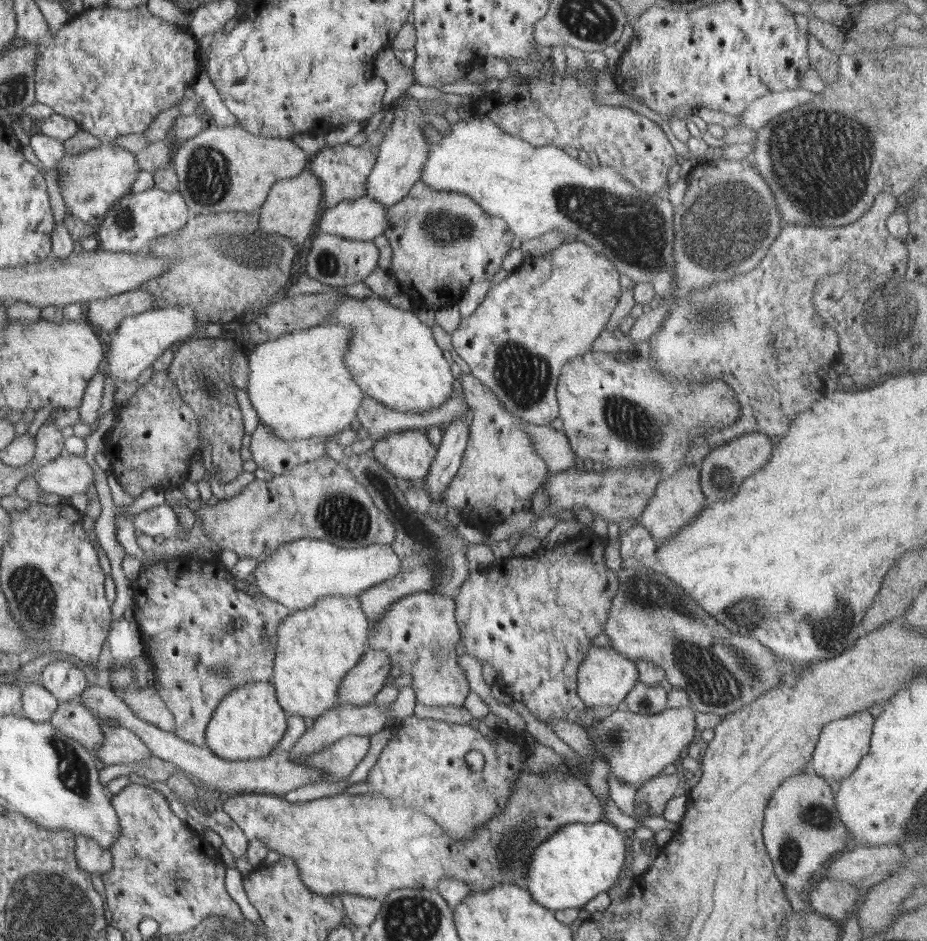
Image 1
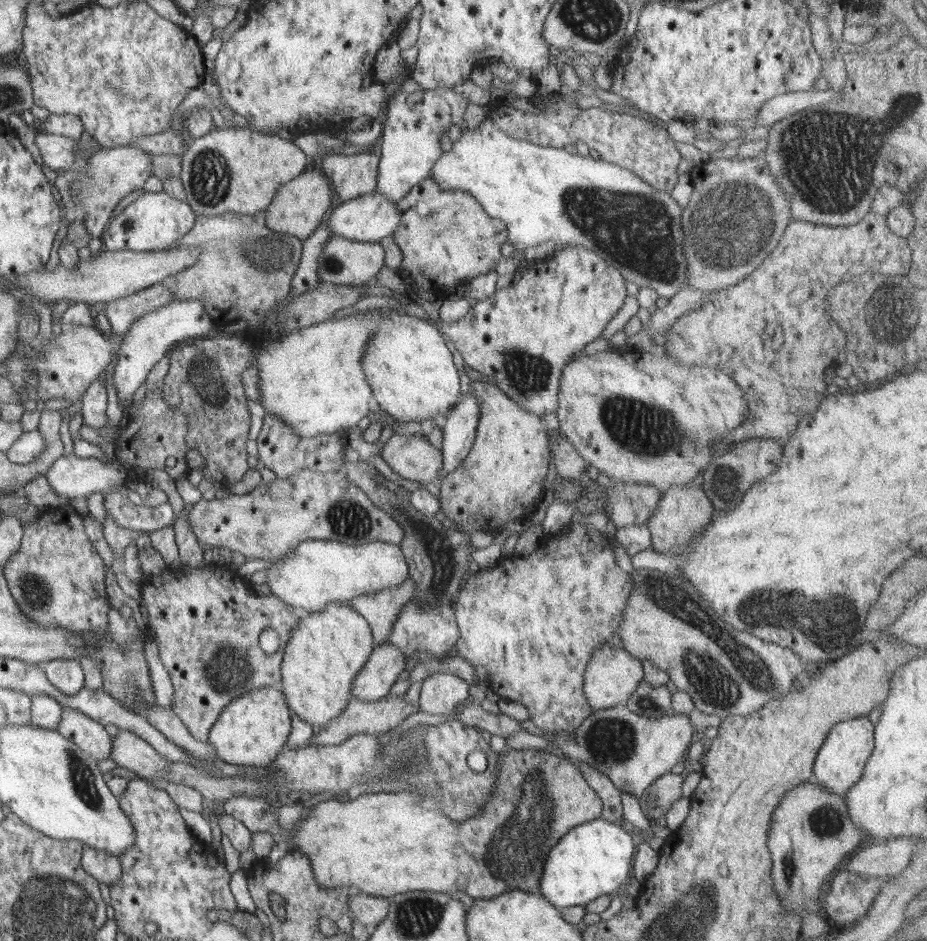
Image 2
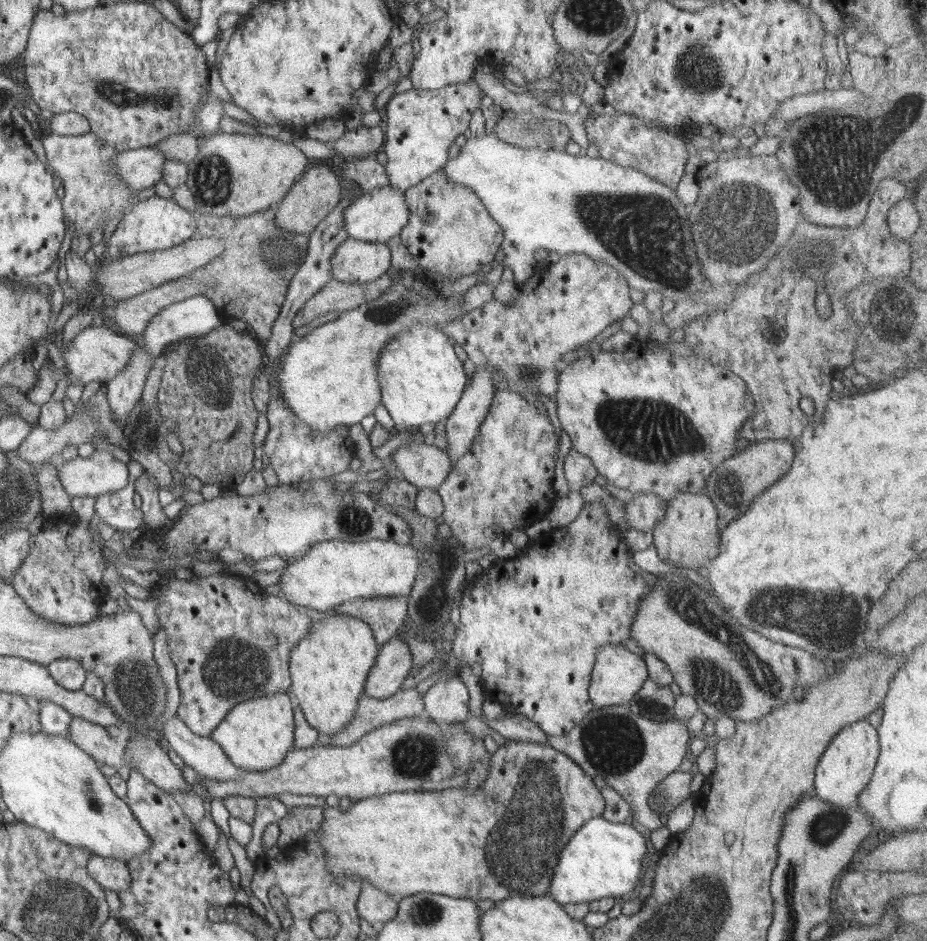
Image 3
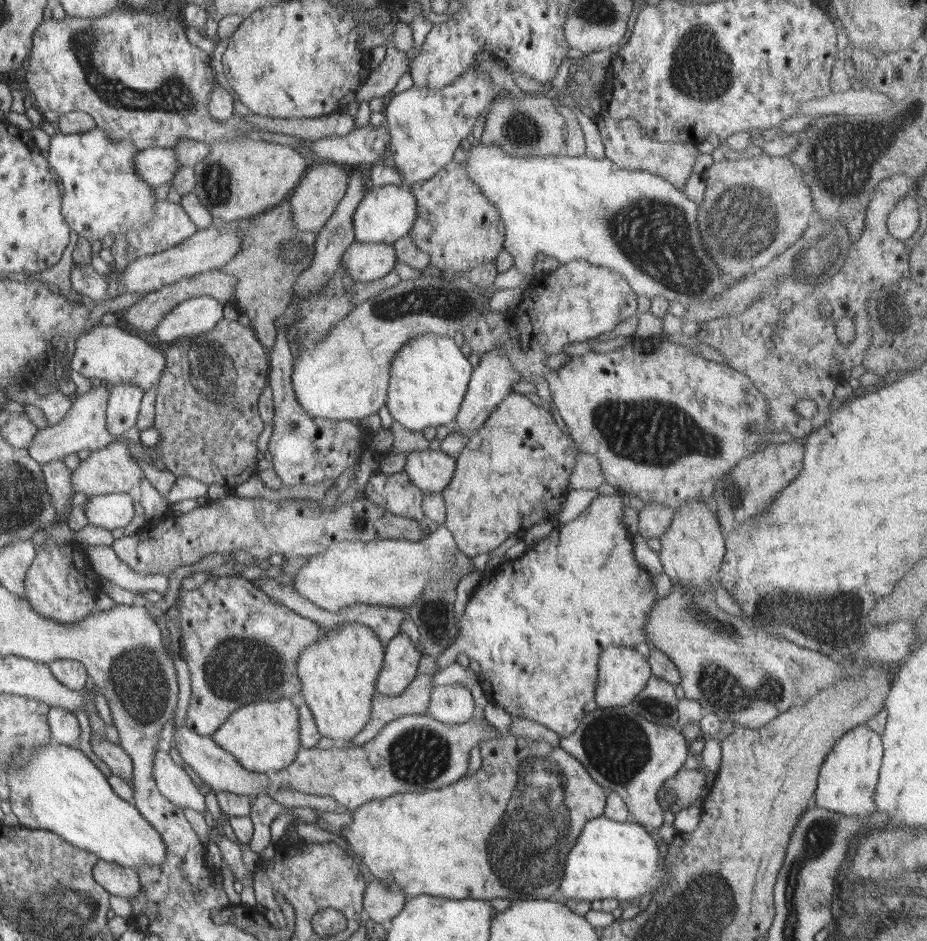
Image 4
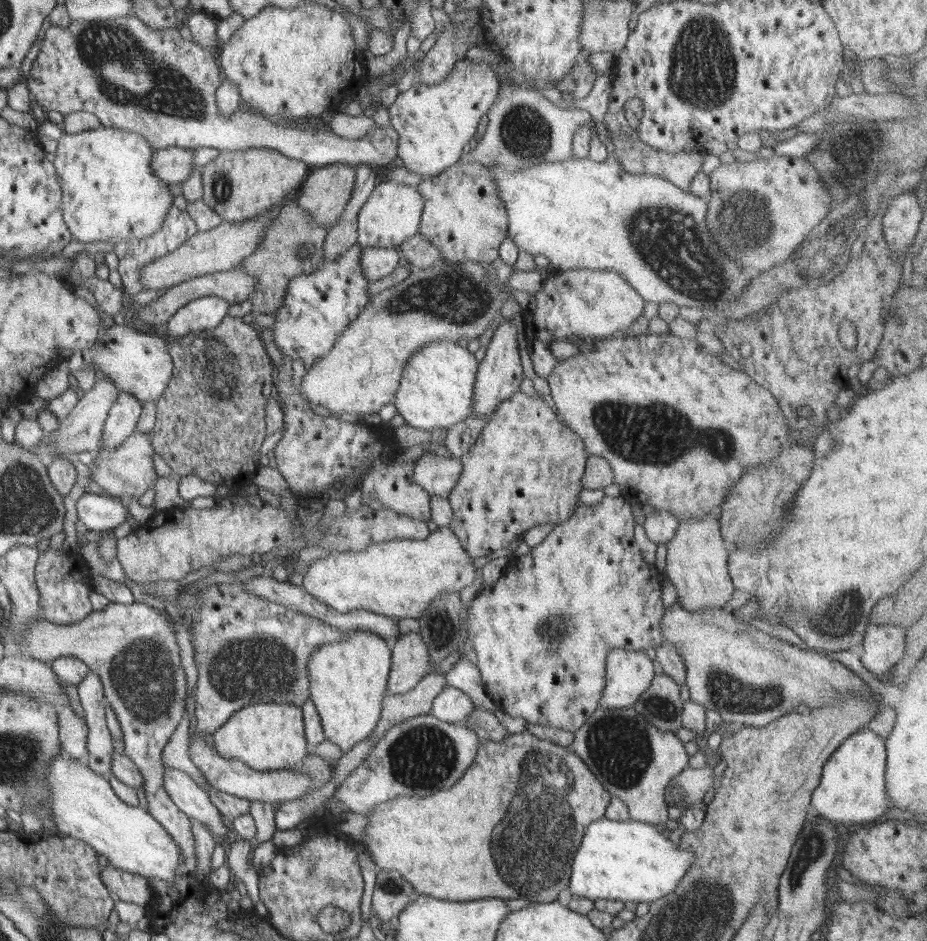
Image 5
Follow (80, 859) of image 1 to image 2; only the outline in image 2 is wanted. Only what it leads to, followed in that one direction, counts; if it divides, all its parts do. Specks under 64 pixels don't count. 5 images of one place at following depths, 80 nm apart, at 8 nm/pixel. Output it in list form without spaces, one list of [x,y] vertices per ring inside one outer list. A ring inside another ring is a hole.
[[[84,846],[82,851],[82,866],[93,875],[98,882],[112,884],[121,879],[121,861],[115,855]]]

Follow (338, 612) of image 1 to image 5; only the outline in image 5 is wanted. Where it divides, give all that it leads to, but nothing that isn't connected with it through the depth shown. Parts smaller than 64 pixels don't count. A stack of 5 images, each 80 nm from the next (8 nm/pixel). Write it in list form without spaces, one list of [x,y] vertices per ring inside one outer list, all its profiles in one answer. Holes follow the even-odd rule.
[[[368,630],[347,632],[348,639],[325,643],[310,655],[307,662],[307,674],[310,683],[310,700],[316,705],[325,738],[337,744],[345,753],[357,742],[371,736],[381,717],[383,700],[387,694],[387,678],[392,664],[391,643]]]

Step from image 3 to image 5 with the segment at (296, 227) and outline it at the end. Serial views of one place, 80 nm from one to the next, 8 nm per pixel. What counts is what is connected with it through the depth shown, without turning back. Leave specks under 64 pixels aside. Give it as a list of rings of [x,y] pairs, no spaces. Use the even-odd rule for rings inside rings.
[[[335,163],[332,165],[323,165],[322,167],[314,167],[306,176],[304,183],[300,189],[300,193],[296,198],[296,204],[308,213],[313,223],[330,227],[337,222],[344,212],[356,182],[357,166],[350,164]]]

